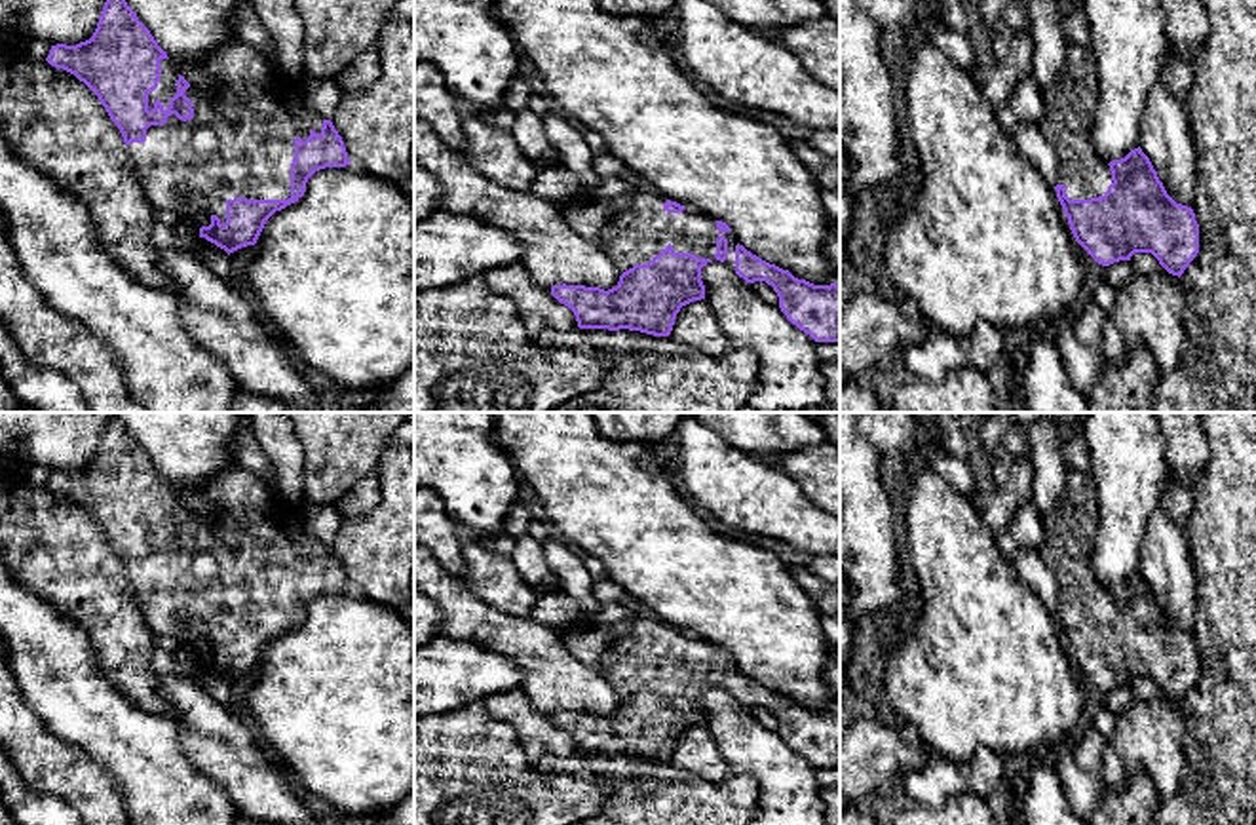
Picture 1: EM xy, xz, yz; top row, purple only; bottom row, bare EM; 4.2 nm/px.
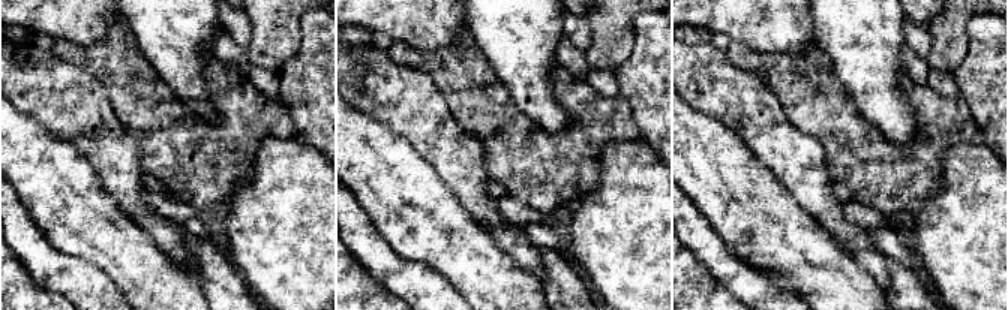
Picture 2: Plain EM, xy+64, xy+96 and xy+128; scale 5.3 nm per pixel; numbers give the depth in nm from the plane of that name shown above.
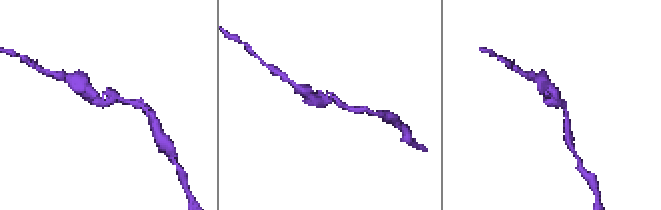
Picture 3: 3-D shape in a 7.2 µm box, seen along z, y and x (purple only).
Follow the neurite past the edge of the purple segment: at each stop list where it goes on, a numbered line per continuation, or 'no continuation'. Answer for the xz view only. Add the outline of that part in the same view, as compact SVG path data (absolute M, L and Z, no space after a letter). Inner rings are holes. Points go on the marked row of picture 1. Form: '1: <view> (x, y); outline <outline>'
1: xz (633, 229); outline M638 190L614 200L568 201L559 209L576 234L595 241L608 255L619 276L635 264L648 264L669 243L675 253L716 260L718 236L728 240L724 264L735 270L733 232L718 232L716 219L690 207L667 213L665 201L657 192Z

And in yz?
1: yz (1068, 101); outline M1072 44L1056 78L1041 87L1043 114L1037 125L1058 158L1056 184L1066 186L1070 200L1104 196L1112 181L1110 165L1096 154L1093 120L1098 101L1096 57L1093 49Z

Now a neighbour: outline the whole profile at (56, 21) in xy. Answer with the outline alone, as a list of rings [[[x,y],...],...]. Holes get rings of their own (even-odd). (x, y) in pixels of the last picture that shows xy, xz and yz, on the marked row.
[[[0,0],[0,30],[51,46],[93,36],[106,0]]]

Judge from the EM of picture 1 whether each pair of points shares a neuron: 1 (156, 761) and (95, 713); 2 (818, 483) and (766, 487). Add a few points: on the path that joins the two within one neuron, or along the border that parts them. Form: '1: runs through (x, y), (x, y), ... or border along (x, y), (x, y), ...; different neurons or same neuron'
1: runs through (141, 751), (111, 729); same neuron
2: border along (774, 466), (787, 474), (819, 508); different neurons

